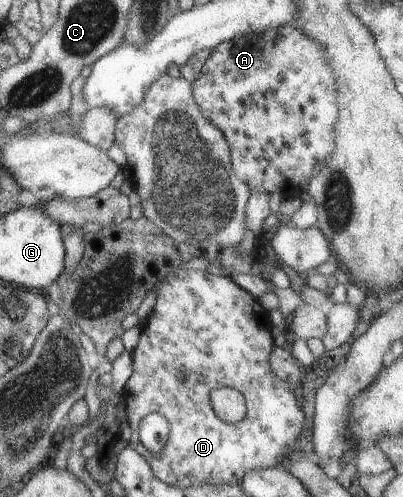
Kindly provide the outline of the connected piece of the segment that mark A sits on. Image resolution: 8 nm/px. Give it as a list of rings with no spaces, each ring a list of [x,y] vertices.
[[[291,23],[276,26],[274,29],[267,29],[262,34],[244,34],[244,36],[236,36],[228,41],[221,42],[212,49],[210,56],[205,60],[201,67],[198,78],[191,83],[194,93],[194,100],[202,112],[202,116],[222,131],[226,142],[230,145],[230,154],[232,157],[232,170],[234,176],[240,178],[250,192],[260,192],[260,194],[273,194],[274,192],[288,193],[290,190],[295,194],[301,190],[301,185],[307,184],[312,180],[312,176],[316,172],[320,172],[322,162],[328,160],[328,156],[334,153],[334,145],[336,144],[336,132],[334,126],[338,122],[338,104],[336,104],[336,78],[334,78],[334,70],[328,64],[328,54],[326,50],[320,46],[320,42],[308,38],[302,30],[298,30]]]

